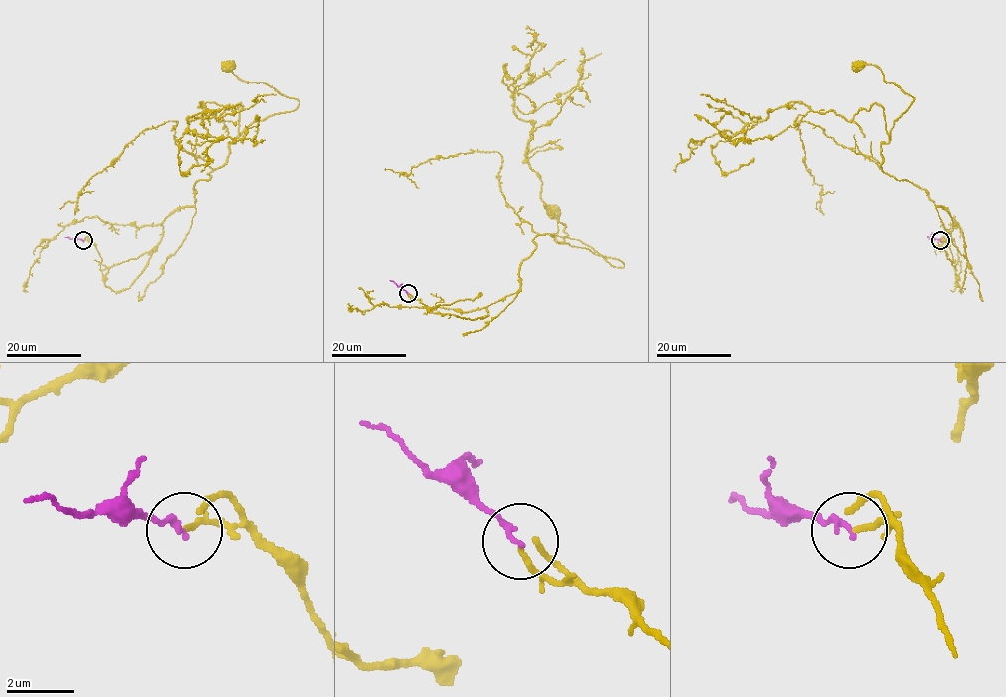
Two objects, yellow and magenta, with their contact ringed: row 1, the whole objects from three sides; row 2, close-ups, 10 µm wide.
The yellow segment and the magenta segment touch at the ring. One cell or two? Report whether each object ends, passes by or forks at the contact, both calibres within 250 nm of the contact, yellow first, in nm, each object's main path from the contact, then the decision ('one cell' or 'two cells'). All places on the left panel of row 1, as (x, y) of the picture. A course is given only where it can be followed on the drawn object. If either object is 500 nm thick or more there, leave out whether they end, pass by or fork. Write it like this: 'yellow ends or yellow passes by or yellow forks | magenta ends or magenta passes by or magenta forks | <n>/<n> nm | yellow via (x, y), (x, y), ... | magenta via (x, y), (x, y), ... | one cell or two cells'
yellow ends | magenta ends | 150/180 nm | yellow via (82, 241), (107, 286), (127, 289), (229, 145), (299, 103), (229, 67) | magenta via (82, 241), (65, 237) | one cell

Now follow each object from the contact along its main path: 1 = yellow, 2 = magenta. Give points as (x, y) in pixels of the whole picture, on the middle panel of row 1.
1: (407, 294), (432, 312), (486, 317), (520, 288), (520, 264), (545, 234), (624, 265), (560, 237), (554, 210)
2: (407, 293), (390, 280)

